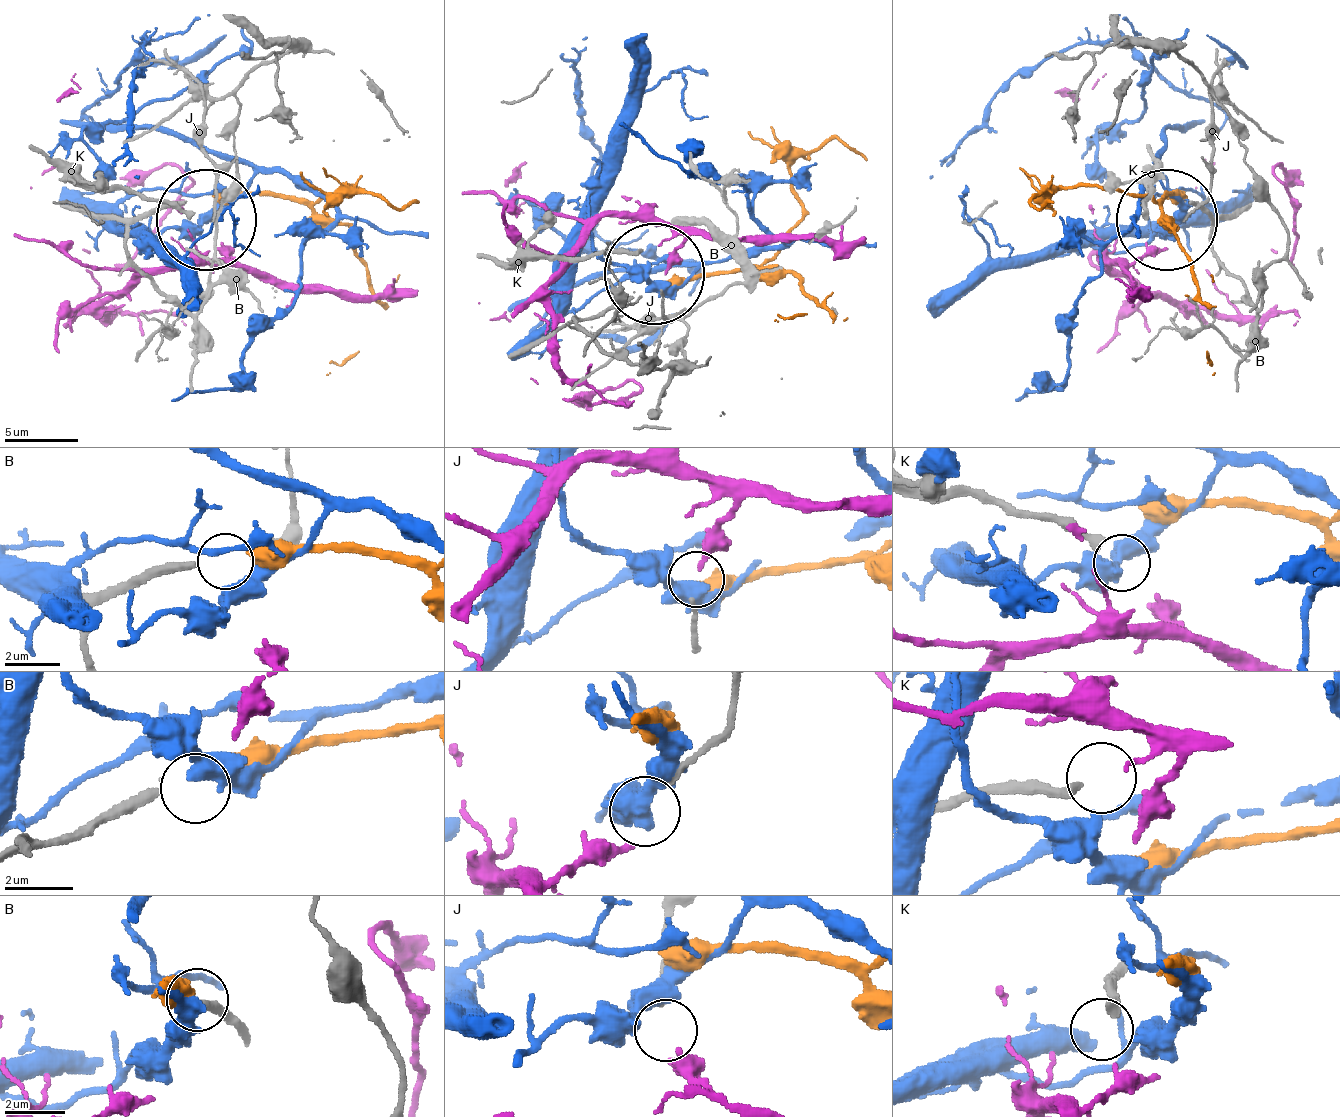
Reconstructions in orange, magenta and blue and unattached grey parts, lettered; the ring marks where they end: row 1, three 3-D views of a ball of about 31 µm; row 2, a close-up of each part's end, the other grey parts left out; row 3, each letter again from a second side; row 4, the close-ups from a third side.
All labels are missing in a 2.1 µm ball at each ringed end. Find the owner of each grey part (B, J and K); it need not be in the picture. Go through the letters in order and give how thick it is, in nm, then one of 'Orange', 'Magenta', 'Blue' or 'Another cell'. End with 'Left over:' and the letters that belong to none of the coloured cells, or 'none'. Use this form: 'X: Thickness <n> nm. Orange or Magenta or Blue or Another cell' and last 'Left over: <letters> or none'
B: Thickness 280 nm. Orange
J: Thickness 170 nm. Magenta
K: Thickness 340 nm. Another cell
Left over: K

